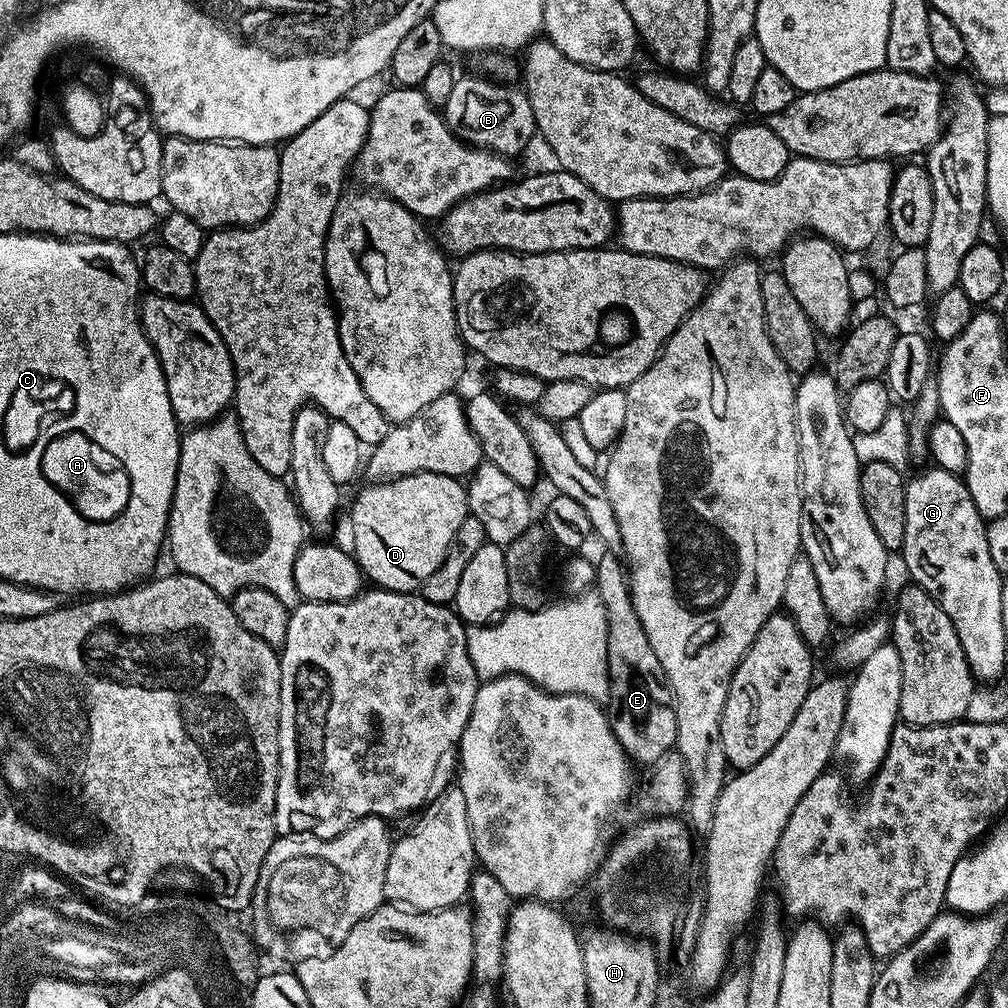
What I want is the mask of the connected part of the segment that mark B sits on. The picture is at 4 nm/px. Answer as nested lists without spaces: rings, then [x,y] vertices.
[[[491,78],[480,80],[457,79],[450,98],[446,98],[442,109],[448,129],[473,148],[483,148],[498,156],[516,158],[516,155],[533,139],[537,139],[534,110],[523,87],[508,82],[497,82]]]

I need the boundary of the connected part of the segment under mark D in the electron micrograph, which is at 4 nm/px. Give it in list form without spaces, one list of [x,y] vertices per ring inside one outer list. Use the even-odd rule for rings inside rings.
[[[419,472],[403,476],[397,480],[372,482],[356,496],[352,504],[352,544],[351,551],[364,571],[365,577],[373,585],[386,588],[390,592],[415,593],[442,566],[458,526],[470,515],[468,511],[468,490],[457,477],[446,474]]]

